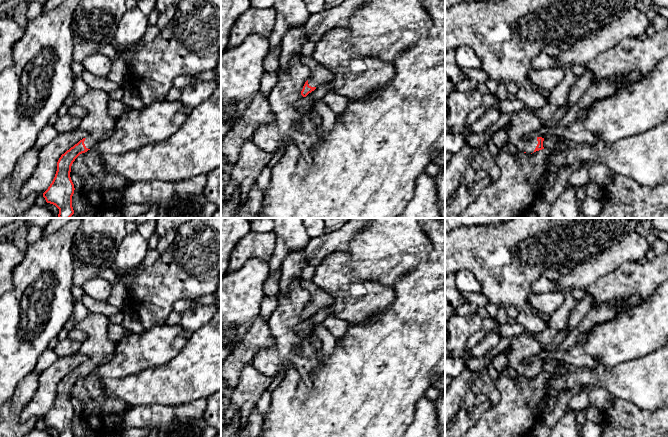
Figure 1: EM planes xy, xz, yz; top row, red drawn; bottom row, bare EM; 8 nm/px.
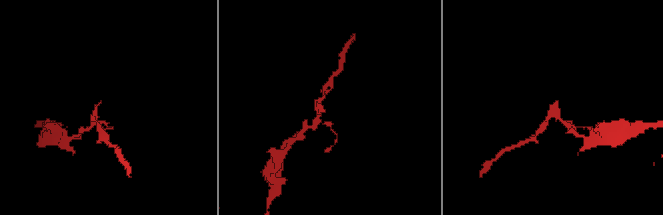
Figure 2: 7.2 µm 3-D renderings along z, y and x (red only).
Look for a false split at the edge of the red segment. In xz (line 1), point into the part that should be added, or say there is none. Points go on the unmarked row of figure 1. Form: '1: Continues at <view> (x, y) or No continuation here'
1: Continues at xz (319, 299)

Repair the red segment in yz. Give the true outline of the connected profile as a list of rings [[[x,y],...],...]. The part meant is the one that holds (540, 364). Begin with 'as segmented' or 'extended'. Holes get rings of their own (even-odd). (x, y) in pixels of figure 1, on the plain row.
extended; [[[513,218],[510,221],[488,225],[458,227],[445,234],[445,275],[468,270],[482,285],[482,292],[488,297],[489,302],[503,303],[517,310],[515,320],[524,327],[525,333],[511,345],[508,372],[513,378],[532,378],[544,373],[544,362],[528,360],[546,348],[534,338],[535,334],[542,332],[546,324],[541,316],[533,315],[528,307],[531,284],[542,277],[547,269],[568,267],[572,270],[575,266],[596,258],[604,251],[617,246],[621,240],[635,231],[640,222],[640,218]]]

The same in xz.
extended; [[[300,280],[300,285],[310,295],[310,301],[305,306],[301,319],[306,321],[309,317],[314,315],[317,311],[330,307],[334,304],[335,300],[324,290],[316,286],[312,281]]]

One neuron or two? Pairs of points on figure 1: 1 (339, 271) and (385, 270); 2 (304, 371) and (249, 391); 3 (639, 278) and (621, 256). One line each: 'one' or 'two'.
1: two
2: two
3: two

